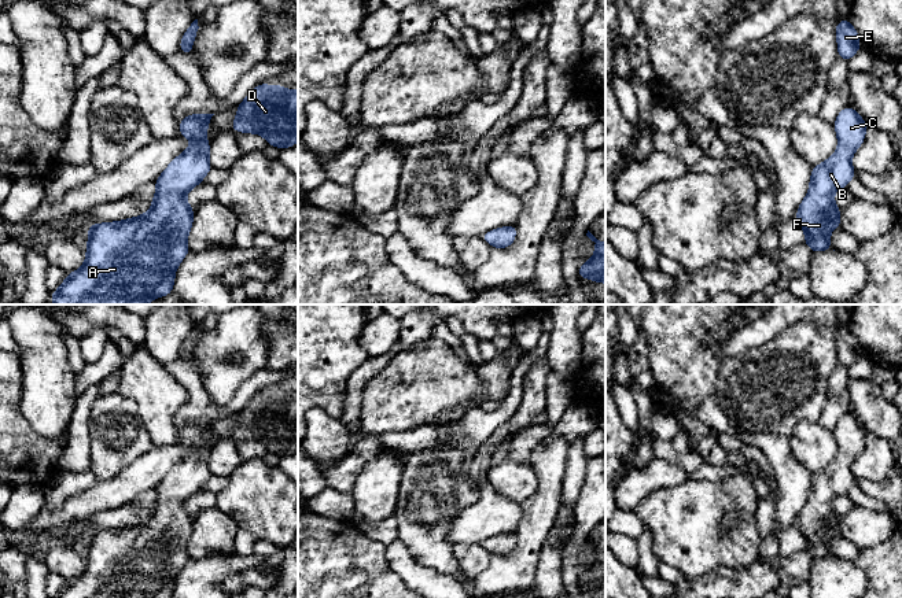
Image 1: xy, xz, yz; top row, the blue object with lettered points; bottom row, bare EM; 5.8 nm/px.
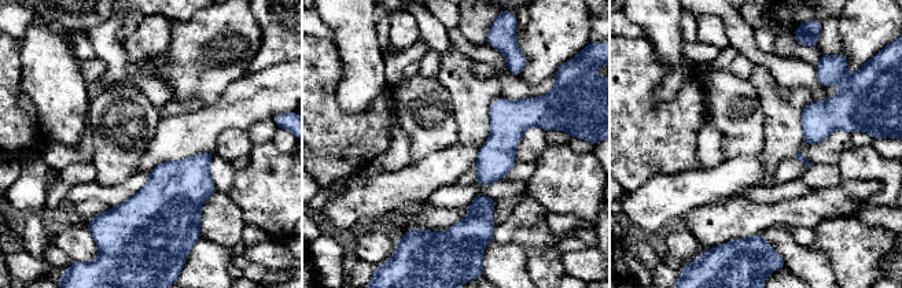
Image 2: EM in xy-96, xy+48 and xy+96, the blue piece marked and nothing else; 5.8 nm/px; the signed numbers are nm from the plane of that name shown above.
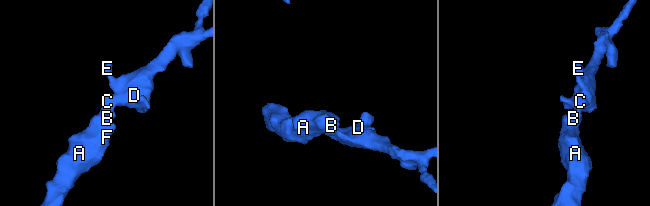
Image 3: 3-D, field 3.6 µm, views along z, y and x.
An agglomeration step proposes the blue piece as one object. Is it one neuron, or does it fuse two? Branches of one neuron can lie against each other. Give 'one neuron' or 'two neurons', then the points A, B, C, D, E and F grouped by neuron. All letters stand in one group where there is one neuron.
one neuron; A B C D E F

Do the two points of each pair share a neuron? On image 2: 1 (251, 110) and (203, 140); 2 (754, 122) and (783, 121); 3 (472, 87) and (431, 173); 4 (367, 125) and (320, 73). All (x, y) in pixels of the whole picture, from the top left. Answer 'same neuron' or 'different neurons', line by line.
1: same neuron
2: different neurons
3: different neurons
4: same neuron

